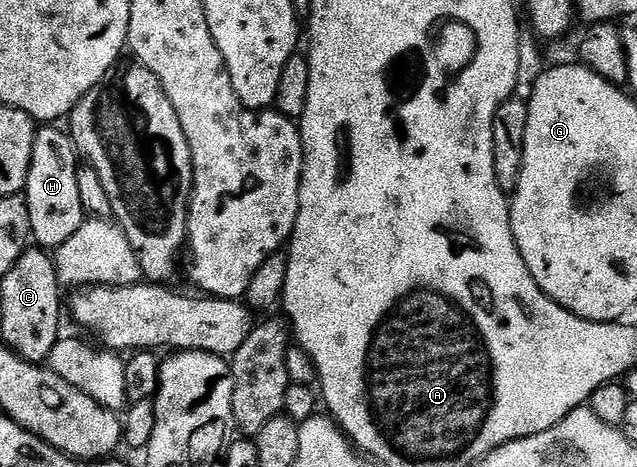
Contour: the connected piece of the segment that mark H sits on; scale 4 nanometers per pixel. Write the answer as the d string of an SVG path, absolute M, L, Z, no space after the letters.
M43 127L35 134L33 159L27 176L25 196L31 219L31 236L42 248L54 251L82 227L85 220L77 175L81 168L74 141L59 127Z

